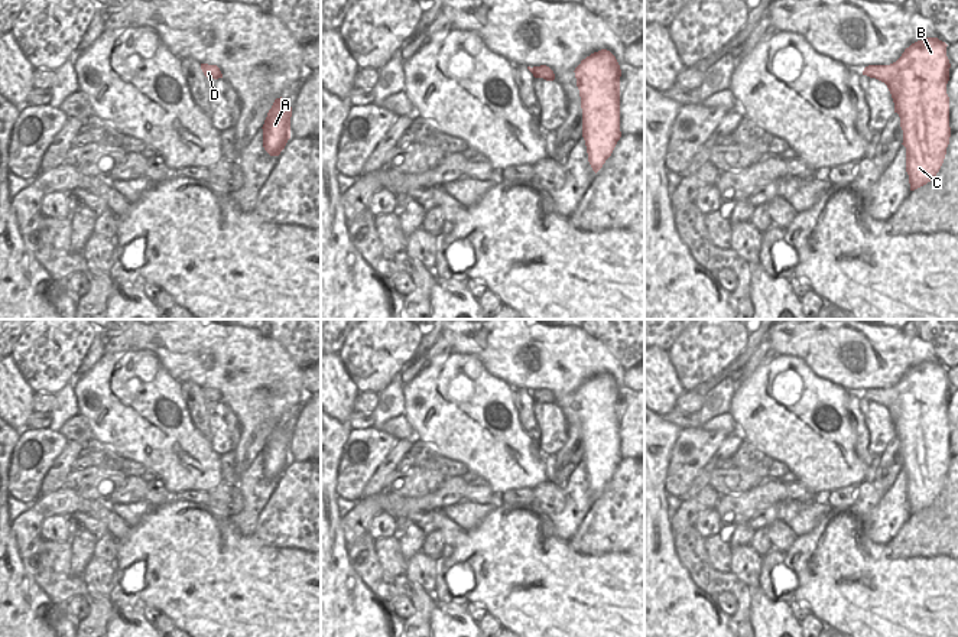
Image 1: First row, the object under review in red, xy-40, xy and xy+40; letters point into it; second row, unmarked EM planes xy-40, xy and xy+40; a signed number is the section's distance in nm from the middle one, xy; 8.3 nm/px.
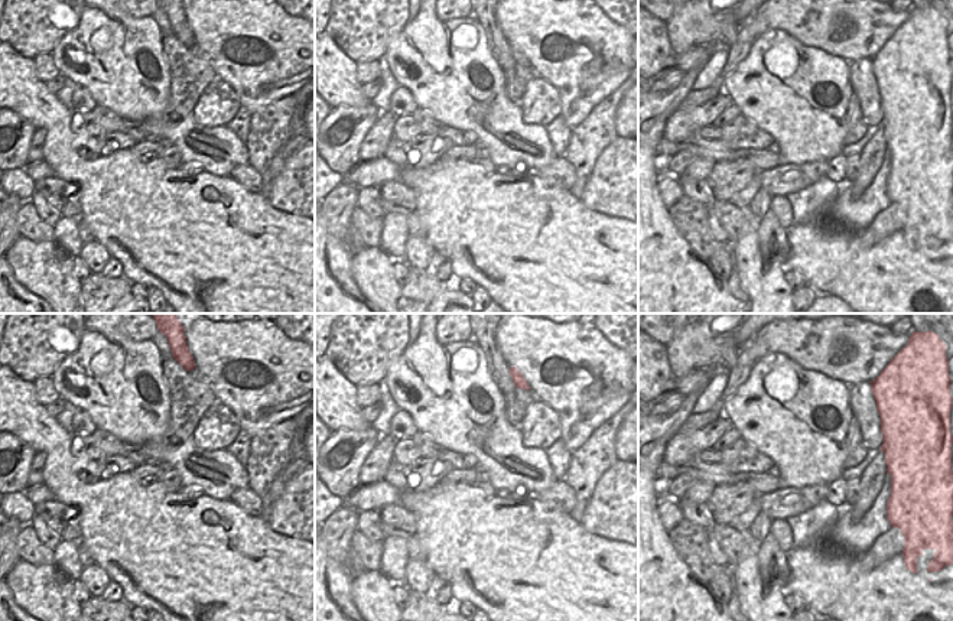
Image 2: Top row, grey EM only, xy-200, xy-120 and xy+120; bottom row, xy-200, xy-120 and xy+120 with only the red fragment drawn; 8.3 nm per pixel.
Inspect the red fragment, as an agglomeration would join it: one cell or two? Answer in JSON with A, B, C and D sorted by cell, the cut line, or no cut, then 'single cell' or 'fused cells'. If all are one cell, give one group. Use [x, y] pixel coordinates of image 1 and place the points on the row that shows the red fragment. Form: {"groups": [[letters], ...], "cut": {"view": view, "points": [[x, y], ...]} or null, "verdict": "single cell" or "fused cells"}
{"groups": [["A", "B", "C", "D"]], "cut": null, "verdict": "single cell"}

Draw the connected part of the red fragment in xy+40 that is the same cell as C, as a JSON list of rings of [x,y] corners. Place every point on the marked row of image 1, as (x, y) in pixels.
[[[925,38],[890,65],[868,65],[863,75],[884,82],[900,117],[910,191],[939,172],[949,144],[949,59],[946,43]]]

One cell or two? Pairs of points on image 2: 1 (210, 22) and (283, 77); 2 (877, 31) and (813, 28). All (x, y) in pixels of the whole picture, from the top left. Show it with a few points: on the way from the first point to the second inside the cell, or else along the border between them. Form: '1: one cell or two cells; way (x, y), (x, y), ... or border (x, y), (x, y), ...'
1: one cell; way (233, 32), (236, 35), (262, 38), (275, 54)
2: one cell; way (861, 31), (841, 42), (829, 41)

